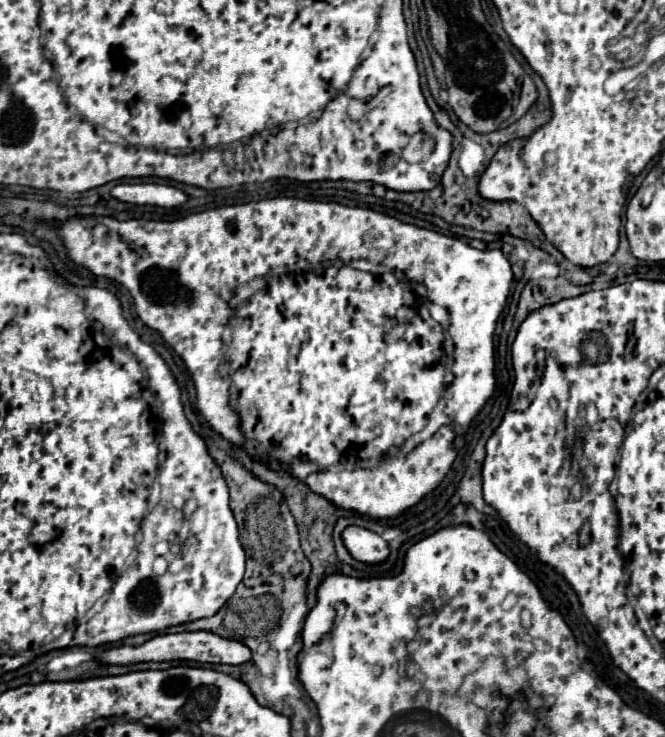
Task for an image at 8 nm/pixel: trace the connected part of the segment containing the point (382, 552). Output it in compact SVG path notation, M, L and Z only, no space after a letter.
M347 527L343 531L343 541L353 559L363 563L383 563L389 557L387 541L369 529L363 527Z

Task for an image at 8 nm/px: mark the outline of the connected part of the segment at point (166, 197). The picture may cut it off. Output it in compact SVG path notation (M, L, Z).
M121 183L111 191L111 195L125 203L157 205L165 209L179 207L187 201L187 195L181 189L161 183Z

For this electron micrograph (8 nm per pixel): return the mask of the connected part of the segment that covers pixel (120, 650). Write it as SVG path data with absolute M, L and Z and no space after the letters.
M193 631L193 633L173 633L173 635L157 635L151 641L139 645L139 647L117 647L109 649L99 655L103 663L111 665L127 665L127 663L139 663L139 661L197 661L197 663L229 663L229 665L241 665L251 659L251 649L233 639L225 639L221 635L215 635L211 631Z

